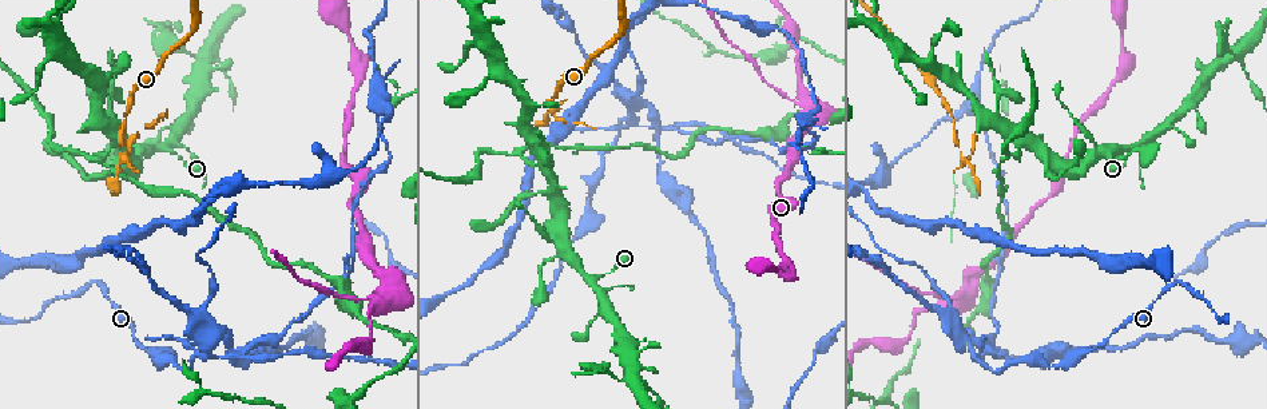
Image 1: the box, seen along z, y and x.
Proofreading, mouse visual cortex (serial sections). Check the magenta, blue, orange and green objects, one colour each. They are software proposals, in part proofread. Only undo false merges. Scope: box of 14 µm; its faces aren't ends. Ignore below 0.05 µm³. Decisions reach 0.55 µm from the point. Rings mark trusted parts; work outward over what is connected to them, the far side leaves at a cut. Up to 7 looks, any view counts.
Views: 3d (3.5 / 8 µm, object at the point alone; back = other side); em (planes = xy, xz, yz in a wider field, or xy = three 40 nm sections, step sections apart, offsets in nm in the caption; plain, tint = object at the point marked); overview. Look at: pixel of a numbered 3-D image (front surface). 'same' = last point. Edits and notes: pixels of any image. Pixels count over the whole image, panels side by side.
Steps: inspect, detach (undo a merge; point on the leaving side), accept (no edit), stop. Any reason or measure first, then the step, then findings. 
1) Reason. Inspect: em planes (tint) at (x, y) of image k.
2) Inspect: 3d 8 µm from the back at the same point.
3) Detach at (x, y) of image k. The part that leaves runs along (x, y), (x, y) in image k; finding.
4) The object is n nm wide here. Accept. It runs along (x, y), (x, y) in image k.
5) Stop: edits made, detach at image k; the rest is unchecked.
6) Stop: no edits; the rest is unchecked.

Thin neck. Inspect: 3d 3.5 µm at (954, 125) of image 1.

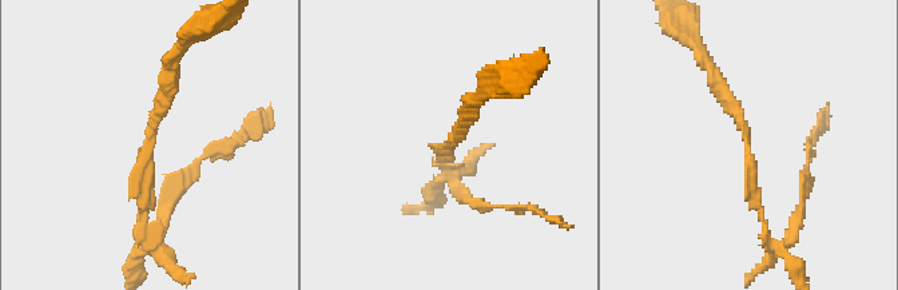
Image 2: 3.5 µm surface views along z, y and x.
The arms are 100, 200 nm wide. Inspect: em planes (tint) at (151, 148) of image 2.

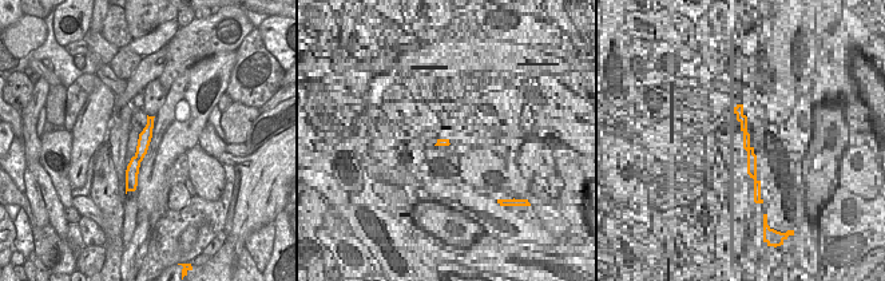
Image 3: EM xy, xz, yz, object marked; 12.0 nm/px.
Accept. It runs along (150, 119), (134, 165), (134, 182) in image 3; all the same cell.

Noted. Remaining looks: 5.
Inspect: 3d 3.5 µm at (167, 150) of image 1.

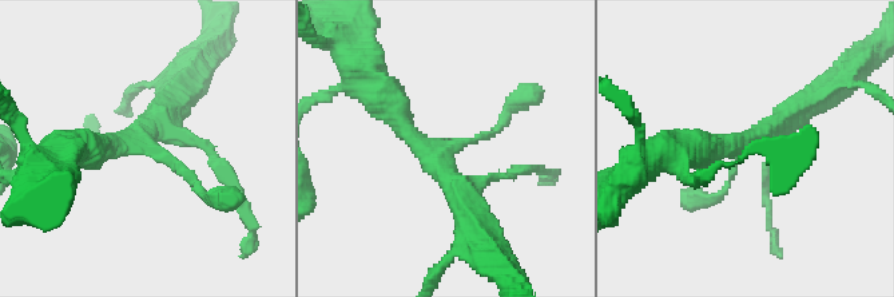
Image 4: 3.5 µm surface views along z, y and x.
Now the EM. Inspect: em xy step 1 (tint) at (445, 153) of image 4.

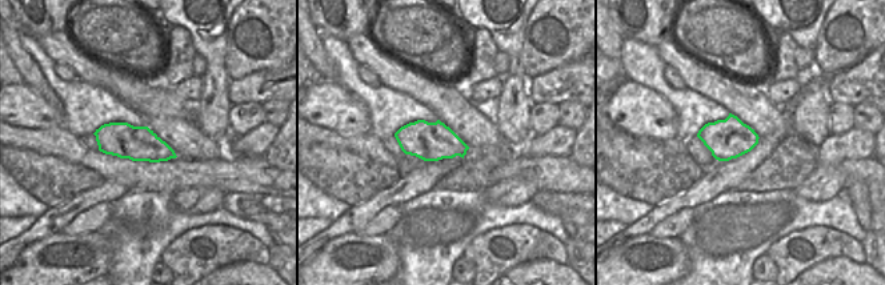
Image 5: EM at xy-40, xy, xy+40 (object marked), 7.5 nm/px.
Inspect: em xy step 5 (tint) at the same point.

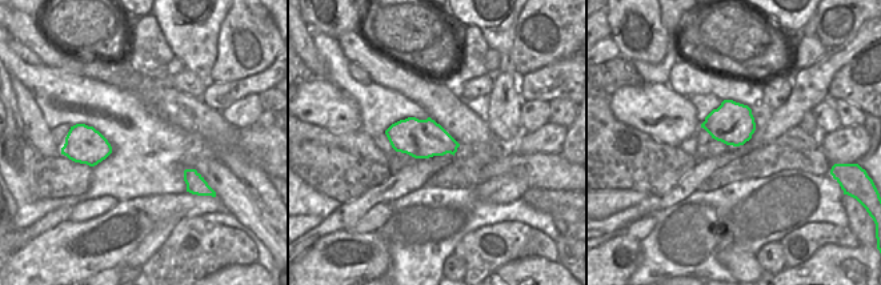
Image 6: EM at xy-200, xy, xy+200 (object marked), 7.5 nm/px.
Accept. It runs along (207, 200), (146, 142), (80, 150) in image 4; continuous, no second cell.

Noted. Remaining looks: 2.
Branch point. Inspect: 3d 3.5 µm at (521, 155) of image 1.

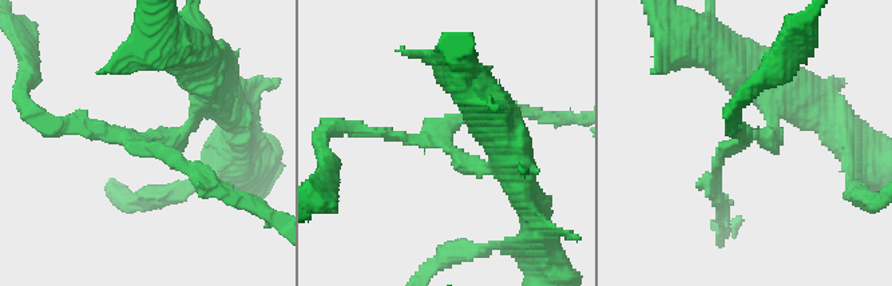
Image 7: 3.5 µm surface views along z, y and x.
Now the EM. Inspect: em xy step 5 (tint) at (139, 138) of image 7.

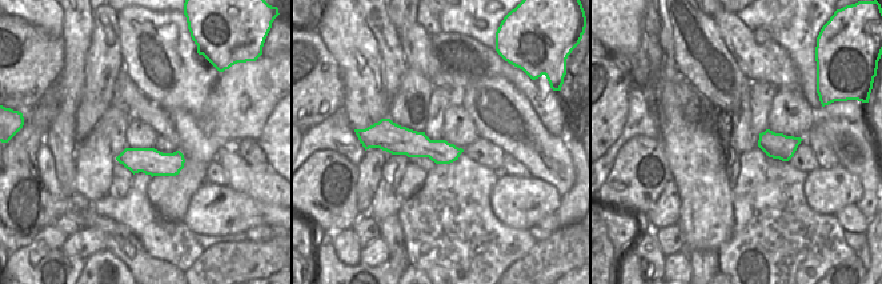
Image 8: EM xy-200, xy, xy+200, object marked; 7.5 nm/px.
3 arms meet here; the arms are 150, 150, 150 nm wide. Detach at (171, 161) of image 7. The part that leaves runs along (146, 136), (237, 198) in image 7; a second cell is stuck on.

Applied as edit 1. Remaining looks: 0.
Stop: edits made, detach at image 7; the rest is unchecked.

